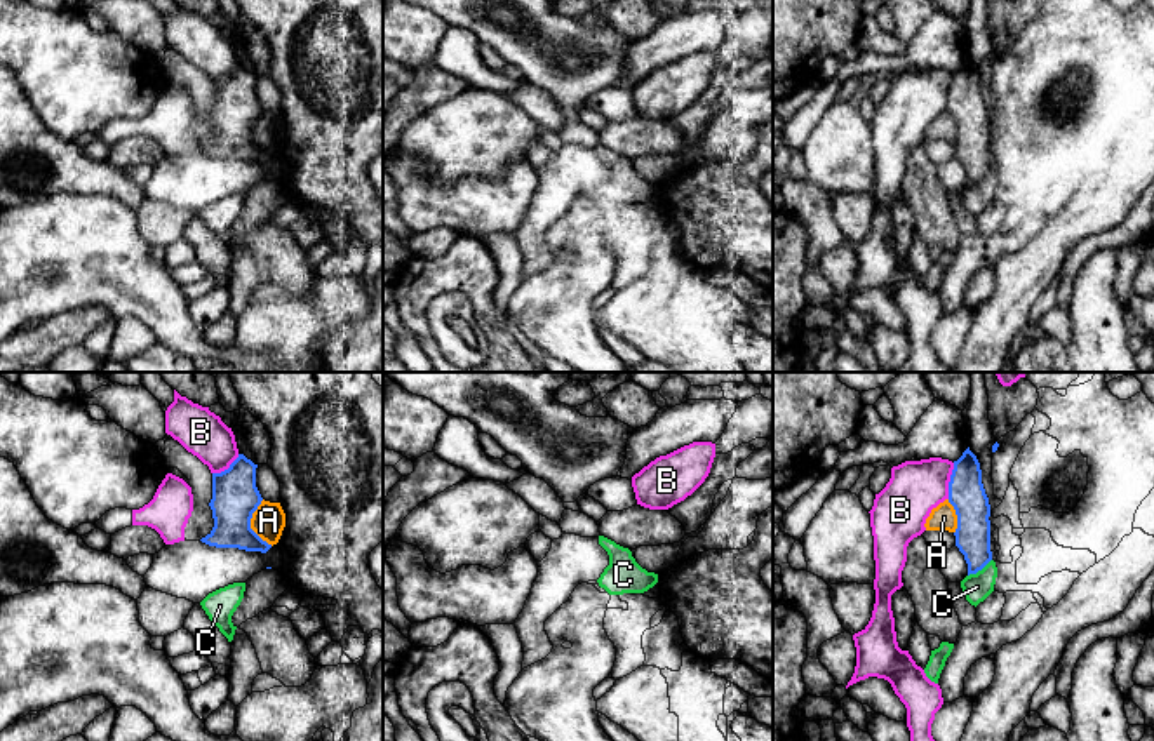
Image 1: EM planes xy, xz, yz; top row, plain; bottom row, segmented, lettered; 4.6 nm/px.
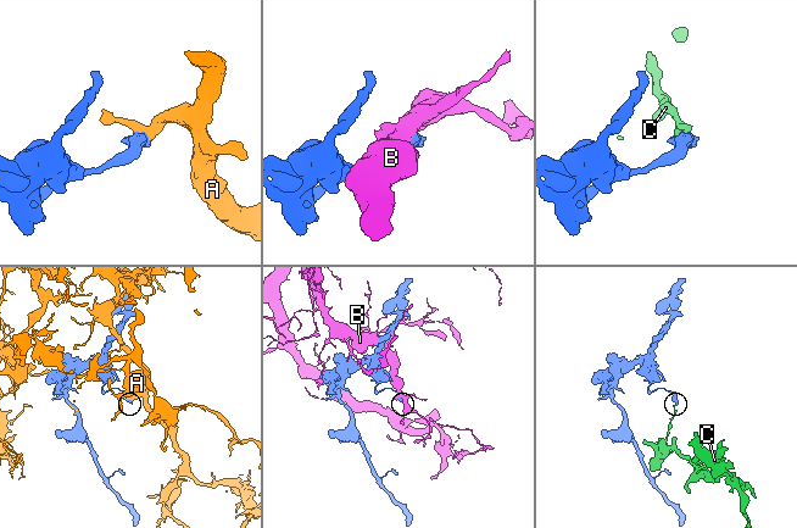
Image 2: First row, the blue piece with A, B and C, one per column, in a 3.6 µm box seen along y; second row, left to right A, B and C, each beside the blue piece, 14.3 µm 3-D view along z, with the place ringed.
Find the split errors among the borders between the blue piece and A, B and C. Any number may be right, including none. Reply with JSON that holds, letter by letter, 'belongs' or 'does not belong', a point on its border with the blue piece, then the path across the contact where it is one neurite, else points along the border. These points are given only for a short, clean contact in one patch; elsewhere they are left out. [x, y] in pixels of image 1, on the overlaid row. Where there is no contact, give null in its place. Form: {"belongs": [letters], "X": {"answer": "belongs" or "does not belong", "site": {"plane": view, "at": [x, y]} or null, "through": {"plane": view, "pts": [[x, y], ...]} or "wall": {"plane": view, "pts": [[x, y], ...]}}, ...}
{"belongs": [], "A": {"answer": "does not belong", "site": {"plane": "xy", "at": [249, 524]}}, "B": {"answer": "does not belong", "site": {"plane": "yz", "at": [951, 480]}}, "C": {"answer": "does not belong", "site": {"plane": "yz", "at": [979, 569]}, "wall": {"plane": "yz", "pts": [[991, 559], [968, 576]]}}}

